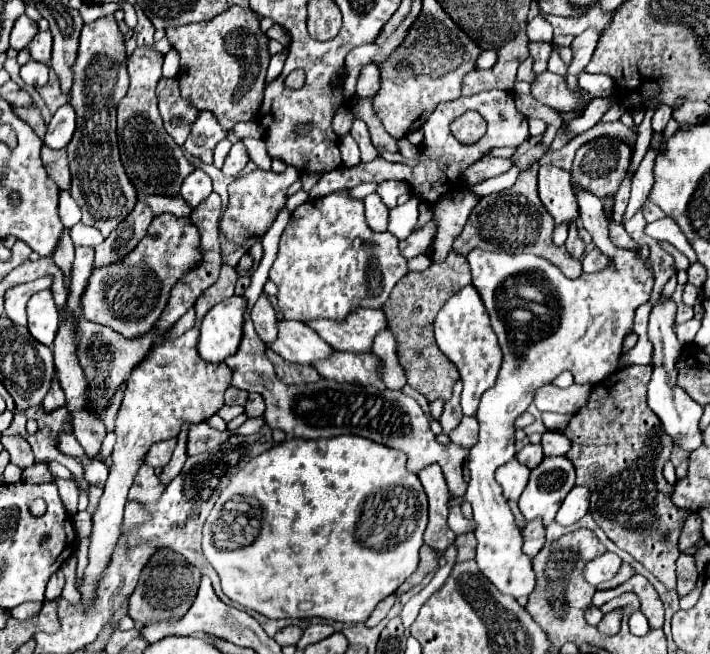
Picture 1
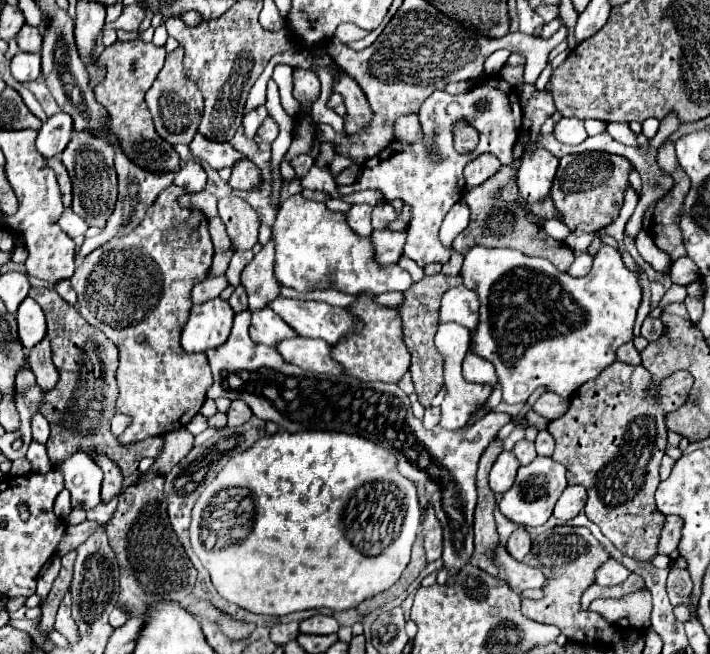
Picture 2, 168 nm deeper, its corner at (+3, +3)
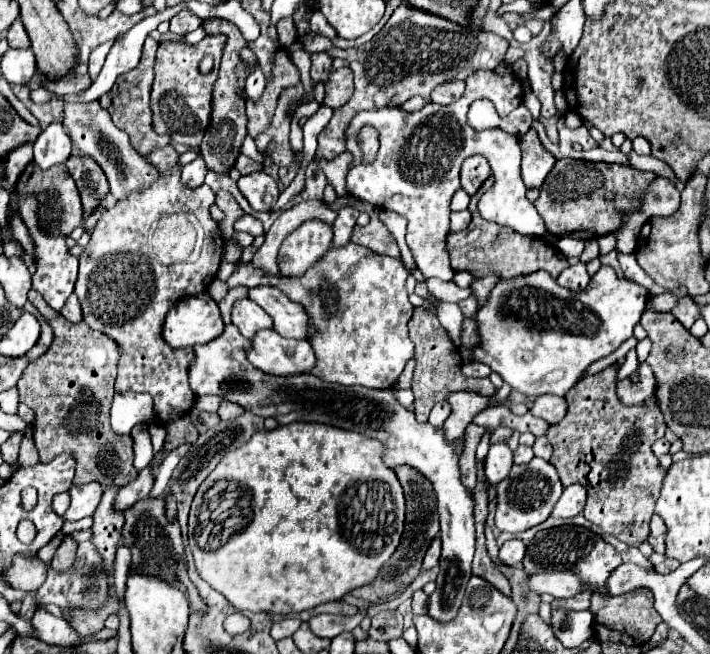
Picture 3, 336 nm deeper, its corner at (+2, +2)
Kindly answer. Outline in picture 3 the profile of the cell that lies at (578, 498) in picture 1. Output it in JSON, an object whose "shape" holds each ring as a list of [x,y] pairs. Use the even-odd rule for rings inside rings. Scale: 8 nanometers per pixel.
{"shape":[[[569,485],[565,487],[561,499],[553,507],[553,517],[575,517],[583,511],[587,499],[587,491],[581,485]]]}

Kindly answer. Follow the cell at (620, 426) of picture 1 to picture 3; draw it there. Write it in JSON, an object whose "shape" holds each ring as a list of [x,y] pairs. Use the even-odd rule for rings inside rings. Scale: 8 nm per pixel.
{"shape":[[[611,365],[597,375],[581,379],[575,387],[565,393],[569,405],[563,421],[555,423],[547,431],[547,439],[553,445],[551,463],[559,473],[561,483],[579,483],[587,489],[587,503],[583,509],[585,519],[599,525],[605,533],[617,537],[627,545],[639,545],[649,537],[649,521],[655,513],[655,501],[661,493],[661,483],[667,475],[667,469],[661,467],[659,459],[651,453],[651,445],[663,437],[665,421],[659,411],[657,399],[649,399],[645,407],[625,407],[617,397],[617,367]]]}

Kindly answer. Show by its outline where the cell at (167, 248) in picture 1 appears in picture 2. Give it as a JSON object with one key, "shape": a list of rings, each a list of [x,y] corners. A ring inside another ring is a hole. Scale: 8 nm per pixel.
{"shape":[[[168,186],[164,192],[160,192],[160,196],[156,198],[156,202],[148,208],[146,212],[146,218],[140,222],[138,228],[134,228],[130,232],[130,236],[124,236],[124,238],[114,238],[110,240],[108,244],[96,248],[92,254],[88,254],[82,264],[76,268],[74,276],[70,278],[72,282],[72,288],[76,290],[78,294],[78,310],[82,314],[82,318],[86,318],[92,326],[96,326],[98,330],[102,330],[120,350],[120,366],[118,366],[118,372],[116,372],[116,380],[118,380],[118,390],[120,390],[120,396],[118,396],[118,412],[126,414],[132,418],[130,426],[118,436],[118,442],[124,442],[124,446],[132,444],[132,442],[140,442],[140,440],[146,440],[150,436],[162,436],[166,432],[172,432],[172,430],[180,430],[184,428],[202,408],[204,400],[206,400],[206,392],[208,392],[208,386],[212,386],[212,370],[208,366],[208,356],[206,354],[188,354],[184,352],[184,348],[180,346],[180,326],[184,326],[184,318],[188,318],[188,310],[192,308],[192,302],[190,302],[190,290],[196,282],[202,282],[206,276],[208,276],[208,268],[212,264],[212,256],[214,256],[214,248],[212,248],[212,242],[210,242],[210,234],[208,234],[208,220],[206,216],[200,212],[200,210],[184,210],[178,206],[178,196],[184,194],[184,190],[180,190],[178,186]]]}

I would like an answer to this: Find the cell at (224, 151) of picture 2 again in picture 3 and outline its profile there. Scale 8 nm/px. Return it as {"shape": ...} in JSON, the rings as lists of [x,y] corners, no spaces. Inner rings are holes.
{"shape":[[[239,155],[237,163],[235,163],[235,169],[239,169],[241,175],[247,175],[247,173],[253,173],[253,171],[261,171],[263,165],[253,161],[253,159],[249,159],[249,157],[245,157],[245,155]]]}

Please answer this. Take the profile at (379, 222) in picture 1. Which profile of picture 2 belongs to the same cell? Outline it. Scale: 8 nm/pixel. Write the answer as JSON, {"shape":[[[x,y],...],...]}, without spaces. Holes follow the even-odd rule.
{"shape":[[[354,204],[348,212],[348,224],[360,236],[370,236],[374,232],[370,218],[372,218],[372,206],[370,204]]]}

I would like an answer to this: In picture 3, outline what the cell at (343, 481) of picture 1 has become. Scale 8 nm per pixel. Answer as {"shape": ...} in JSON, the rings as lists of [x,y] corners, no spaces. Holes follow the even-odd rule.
{"shape":[[[289,423],[273,431],[257,431],[247,443],[225,455],[219,465],[209,473],[209,477],[197,489],[189,511],[189,549],[195,559],[197,573],[215,591],[219,591],[235,609],[239,611],[265,611],[265,613],[301,613],[313,609],[321,603],[339,601],[349,591],[371,583],[383,563],[393,555],[399,545],[403,523],[405,523],[405,497],[393,469],[385,467],[381,459],[383,447],[377,439],[369,439],[357,431],[329,427],[321,423]]]}

